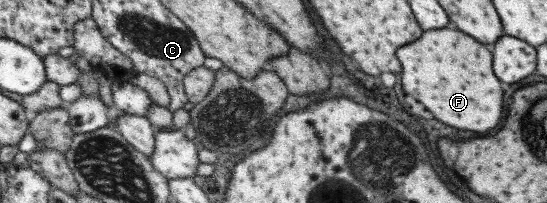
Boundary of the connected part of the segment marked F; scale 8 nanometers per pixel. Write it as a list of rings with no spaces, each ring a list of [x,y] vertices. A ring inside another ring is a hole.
[[[443,27],[425,31],[417,41],[399,47],[395,53],[401,63],[399,83],[403,87],[403,93],[415,97],[437,121],[455,129],[477,131],[477,133],[489,131],[495,125],[499,125],[503,111],[503,99],[499,87],[501,83],[493,77],[491,53],[481,43],[455,29]],[[451,63],[457,63],[461,67],[455,65],[451,67]]]

